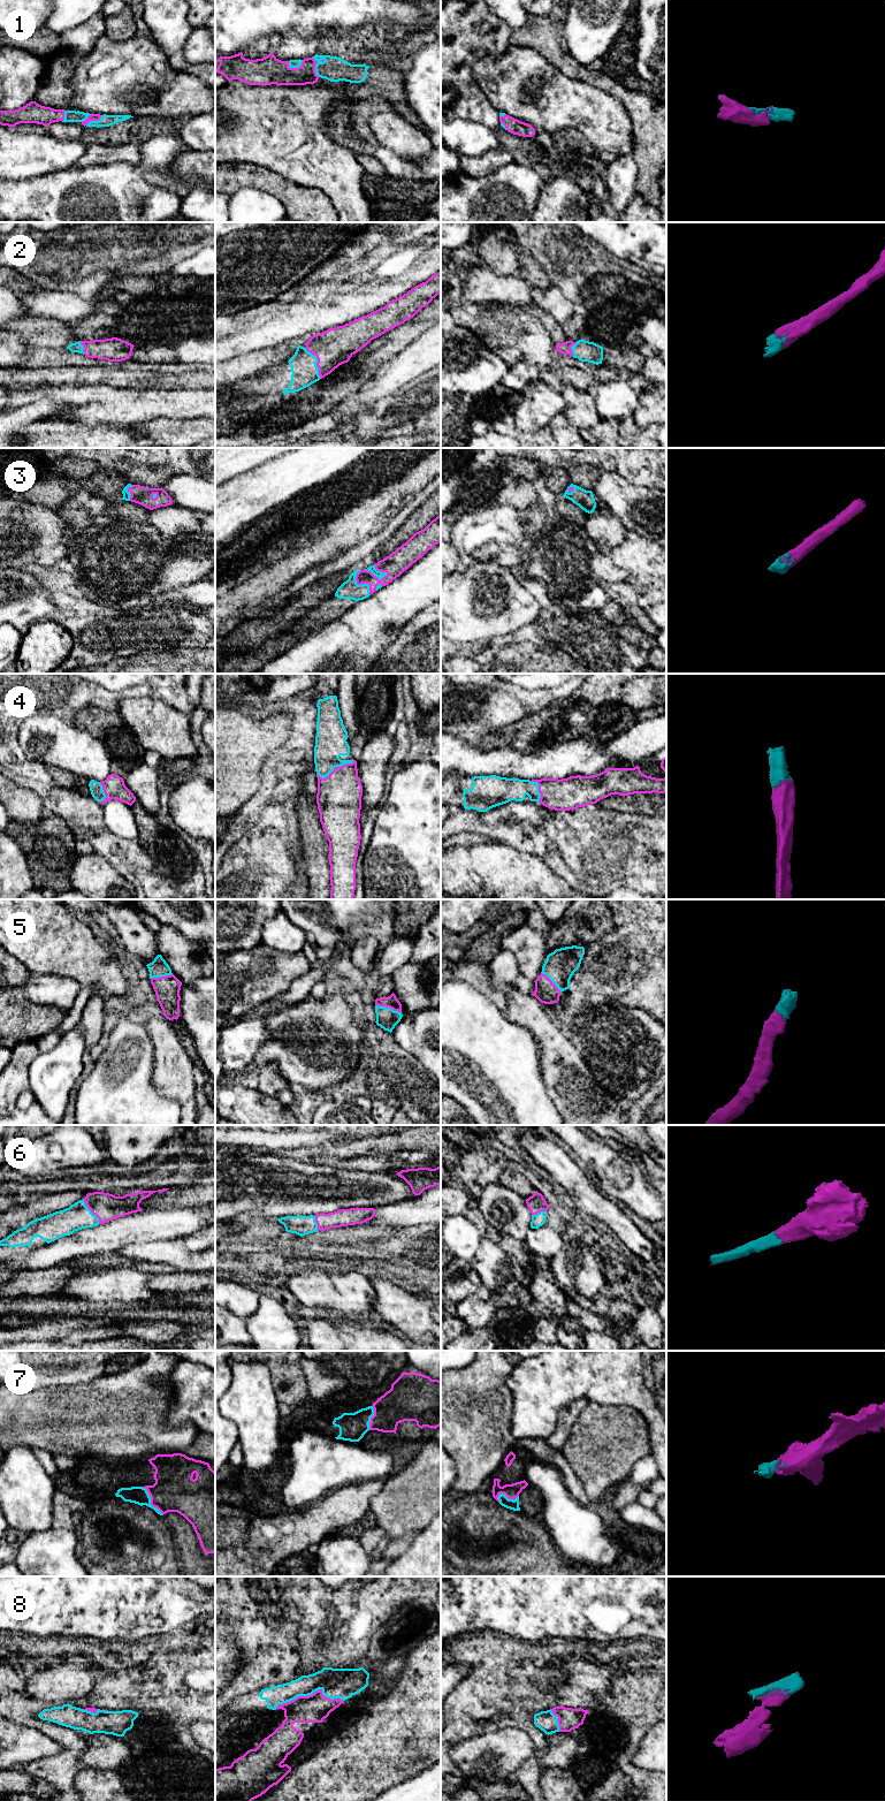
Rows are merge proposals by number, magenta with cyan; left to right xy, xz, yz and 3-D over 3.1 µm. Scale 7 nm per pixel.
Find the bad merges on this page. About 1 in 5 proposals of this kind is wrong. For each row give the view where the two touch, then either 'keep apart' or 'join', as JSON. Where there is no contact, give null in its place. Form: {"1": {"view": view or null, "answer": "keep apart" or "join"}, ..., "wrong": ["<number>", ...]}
{"1": {"view": "xz", "answer": "join"}, "2": {"view": "xz", "answer": "join"}, "3": {"view": "xz", "answer": "join"}, "4": {"view": "xz", "answer": "join"}, "5": {"view": "xz", "answer": "join"}, "6": {"view": "xy", "answer": "join"}, "7": {"view": "xy", "answer": "join"}, "8": {"view": "xz", "answer": "join"}, "wrong": []}

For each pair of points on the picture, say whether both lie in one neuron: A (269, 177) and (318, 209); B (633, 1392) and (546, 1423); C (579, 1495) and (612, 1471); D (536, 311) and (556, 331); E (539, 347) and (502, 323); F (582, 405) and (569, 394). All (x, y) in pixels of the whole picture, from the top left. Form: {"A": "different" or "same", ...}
{"A": "same", "B": "same", "C": "different", "D": "same", "E": "same", "F": "same"}

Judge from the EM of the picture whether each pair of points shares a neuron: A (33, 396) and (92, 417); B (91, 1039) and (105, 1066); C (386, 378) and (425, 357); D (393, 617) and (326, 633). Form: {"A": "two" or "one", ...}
{"A": "one", "B": "two", "C": "one", "D": "one"}

